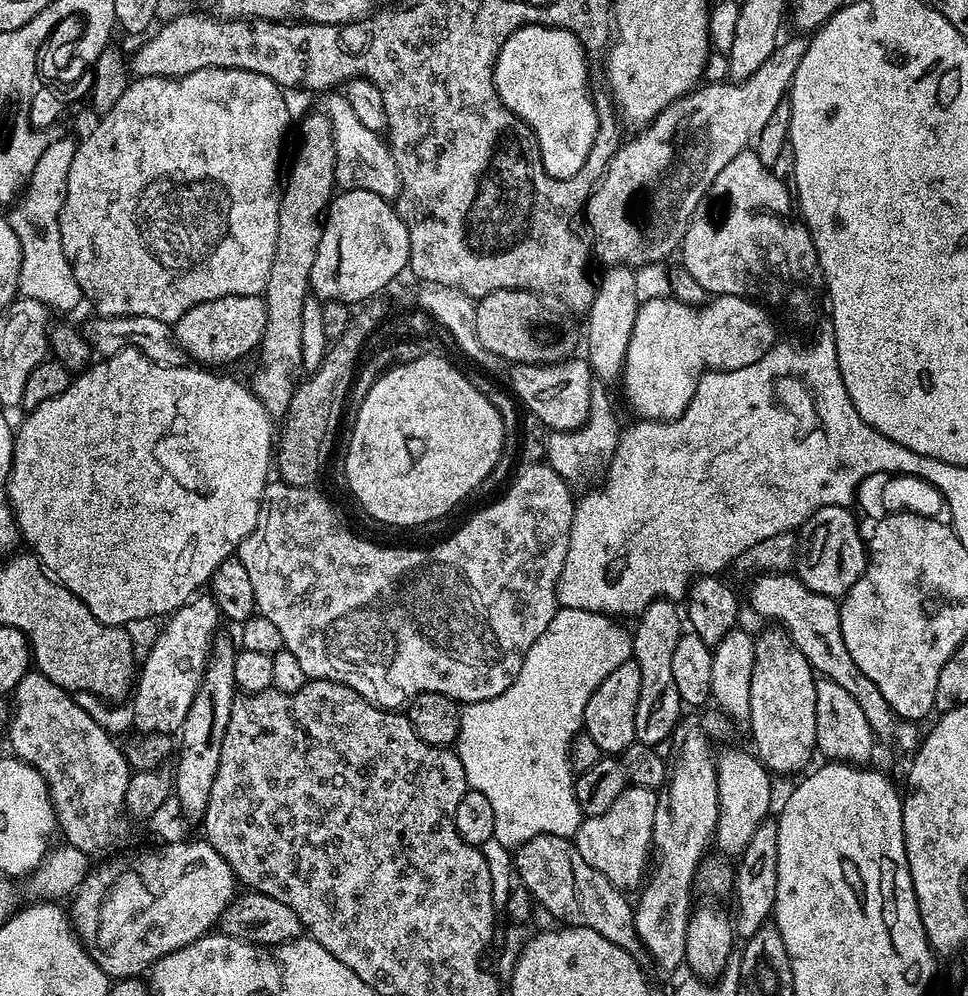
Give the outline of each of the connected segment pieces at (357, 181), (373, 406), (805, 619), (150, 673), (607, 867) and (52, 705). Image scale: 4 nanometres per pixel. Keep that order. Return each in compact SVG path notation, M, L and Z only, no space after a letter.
M338 92L332 95L334 96L329 98L328 105L325 105L324 110L331 118L334 134L337 185L344 190L349 188L368 189L371 193L376 193L384 199L397 199L400 193L401 180L397 164L392 158L391 148L379 133L362 125L345 95Z
M422 354L414 362L400 364L391 368L383 376L378 377L370 386L370 390L363 393L360 409L356 412L356 421L352 424L352 437L348 440L348 453L344 456L344 476L348 479L348 488L356 495L356 500L376 520L384 524L397 524L400 528L412 528L415 524L426 524L429 520L436 520L440 512L448 508L448 504L460 504L464 496L472 492L472 488L479 489L482 482L496 466L497 459L504 452L503 418L498 410L489 402L487 397L479 393L471 384L467 375L459 372L448 360L440 356Z
M768 574L757 579L753 584L756 585L749 590L748 600L746 596L747 607L749 604L764 620L777 620L780 623L777 625L787 632L796 648L802 650L802 654L810 662L813 673L819 674L825 680L838 682L838 686L844 687L854 697L854 702L858 702L858 706L862 706L862 714L866 714L866 722L870 722L872 732L881 745L893 744L900 752L915 753L921 746L921 725L917 721L904 720L901 716L897 716L895 710L886 702L886 698L882 698L878 686L874 686L874 682L870 682L870 678L863 676L858 670L858 666L854 666L854 658L850 658L850 650L846 650L846 642L842 638L840 604L831 596L823 596L817 592L812 592L800 579L792 574Z
M200 594L177 608L163 624L164 629L157 634L148 657L145 660L143 657L142 669L130 700L135 727L141 728L144 734L176 734L183 728L186 714L190 714L192 703L203 684L212 645L221 631L222 613L215 600Z
M629 786L618 802L606 810L606 814L584 816L574 837L578 854L582 854L582 858L586 858L586 862L590 862L590 866L594 866L594 870L606 878L606 882L625 894L631 893L631 888L639 889L646 880L650 849L653 847L652 831L658 815L656 796L657 793L651 788Z
M30 670L22 678L22 682L18 682L14 693L14 713L10 720L10 729L12 728L12 748L19 759L24 760L30 766L34 766L44 775L44 779L48 781L48 790L52 793L52 805L56 808L56 821L59 831L64 831L63 839L78 850L95 854L95 852L104 852L107 848L112 848L124 835L128 832L128 824L124 821L126 817L126 801L128 798L128 786L132 782L132 772L128 768L128 760L124 757L124 752L115 744L113 733L107 732L102 726L98 726L98 722L94 722L94 718L90 718L90 714L86 714L86 710L82 710L82 706L78 706L75 695L69 692L67 688L59 688L54 682L50 682L50 678L45 676L39 670Z

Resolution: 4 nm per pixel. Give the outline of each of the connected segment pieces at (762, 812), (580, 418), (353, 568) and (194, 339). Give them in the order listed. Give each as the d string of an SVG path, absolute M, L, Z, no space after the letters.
M732 748L729 752L719 753L716 762L720 813L714 844L717 849L720 847L719 851L728 858L739 858L743 854L760 823L769 819L771 812L768 811L772 808L773 777L760 761L760 757L748 752L739 752L738 749Z
M569 358L559 364L545 364L537 366L535 364L521 364L515 369L516 373L512 376L512 388L515 399L525 408L528 407L542 423L545 429L553 432L575 432L588 420L591 412L592 398L594 395L594 373L584 358Z
M546 462L522 468L507 485L508 493L501 500L496 500L493 504L486 505L481 512L474 513L445 544L440 544L437 548L383 548L372 540L363 540L340 517L339 510L322 493L315 492L315 487L299 488L283 482L269 483L264 490L264 501L260 503L258 522L238 549L238 559L242 566L246 566L246 574L250 574L250 584L254 586L259 615L270 618L270 622L278 626L284 639L284 648L298 658L309 680L333 680L345 684L350 686L350 690L362 694L362 698L382 709L403 709L423 692L446 694L461 705L498 698L498 694L505 692L518 679L530 646L534 646L534 642L542 638L546 626L550 626L554 618L558 607L556 587L566 562L566 554L570 550L572 523L576 520L577 501L574 496L572 500L572 492L568 489L571 488L569 481L558 475Z
M227 296L194 306L174 325L176 343L197 365L232 364L257 351L266 330L266 302L259 296Z

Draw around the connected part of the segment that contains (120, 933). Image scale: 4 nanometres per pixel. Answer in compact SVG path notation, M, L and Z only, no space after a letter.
M189 839L182 844L164 844L160 848L152 848L149 852L132 852L129 856L120 856L117 860L108 860L105 864L100 864L89 871L88 876L80 887L76 889L71 897L70 903L70 919L76 934L80 938L80 943L90 954L90 958L94 958L94 962L100 969L110 978L136 978L141 974L147 973L156 961L160 960L166 954L170 954L174 950L178 950L184 946L190 946L196 940L201 940L203 936L209 935L221 923L221 916L231 906L232 902L238 896L238 881L232 868L226 862L226 858L222 858L222 854L218 854L218 850L214 850L212 845L203 839Z

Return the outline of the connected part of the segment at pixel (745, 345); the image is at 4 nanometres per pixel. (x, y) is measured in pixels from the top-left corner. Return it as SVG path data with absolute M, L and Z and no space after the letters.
M720 294L709 299L703 306L684 304L675 298L651 300L641 304L622 373L624 396L640 420L677 420L690 406L696 387L705 372L742 370L758 362L770 349L776 347L776 324L768 317L769 309L759 308L752 303L756 302L743 296Z

